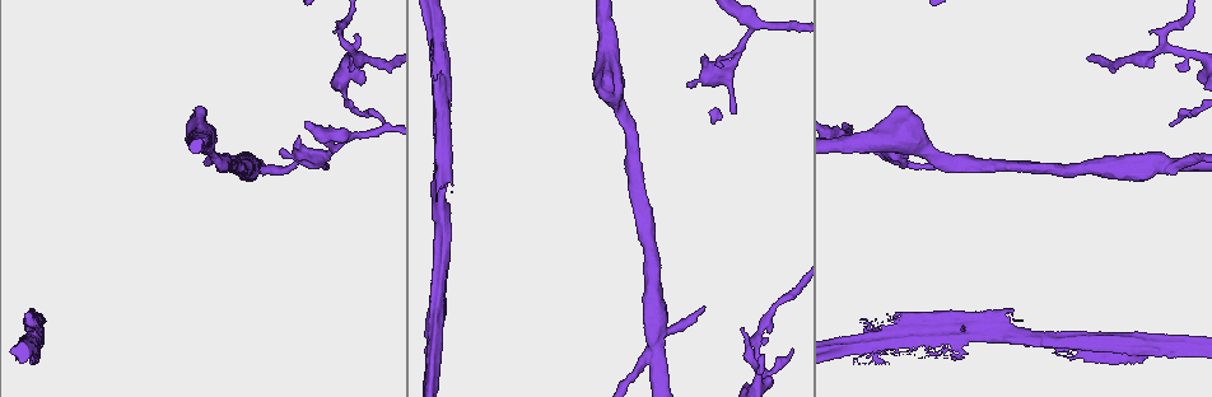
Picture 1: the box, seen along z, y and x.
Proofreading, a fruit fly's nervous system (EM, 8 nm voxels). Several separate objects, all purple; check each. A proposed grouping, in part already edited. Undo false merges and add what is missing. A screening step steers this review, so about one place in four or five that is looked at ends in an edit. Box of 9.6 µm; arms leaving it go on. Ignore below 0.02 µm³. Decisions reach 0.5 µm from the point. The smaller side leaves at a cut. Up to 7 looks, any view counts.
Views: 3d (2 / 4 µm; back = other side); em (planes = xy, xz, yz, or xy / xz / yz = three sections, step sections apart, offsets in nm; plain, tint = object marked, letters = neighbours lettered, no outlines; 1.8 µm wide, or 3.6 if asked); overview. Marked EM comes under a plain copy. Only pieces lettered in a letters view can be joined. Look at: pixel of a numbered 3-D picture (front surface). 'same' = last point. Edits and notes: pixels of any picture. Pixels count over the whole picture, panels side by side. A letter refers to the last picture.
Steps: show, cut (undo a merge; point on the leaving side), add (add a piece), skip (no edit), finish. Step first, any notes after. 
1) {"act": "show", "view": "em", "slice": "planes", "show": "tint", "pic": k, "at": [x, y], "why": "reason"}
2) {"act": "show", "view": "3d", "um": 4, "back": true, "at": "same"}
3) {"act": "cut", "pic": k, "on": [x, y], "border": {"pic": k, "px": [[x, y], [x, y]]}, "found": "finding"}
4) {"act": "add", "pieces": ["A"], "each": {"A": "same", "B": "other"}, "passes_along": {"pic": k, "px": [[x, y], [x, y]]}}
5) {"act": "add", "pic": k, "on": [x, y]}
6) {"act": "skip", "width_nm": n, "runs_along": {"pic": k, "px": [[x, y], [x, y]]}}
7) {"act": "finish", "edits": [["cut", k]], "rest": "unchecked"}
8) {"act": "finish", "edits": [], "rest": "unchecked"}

{"act": "show", "view": "3d", "um": 4, "back": true, "pic": 1, "at": [758, 340], "why": "abrupt turn"}

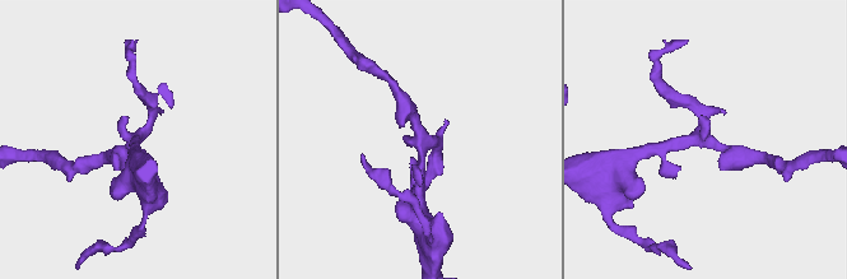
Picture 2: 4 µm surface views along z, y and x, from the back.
{"act": "show", "view": "em", "slice": "xz", "step": 8, "show": "tint", "pic": 2, "at": [703, 138], "arms": 3, "arm_widths_nm": [190, 200, 240], "why": "shape alone is not enough"}

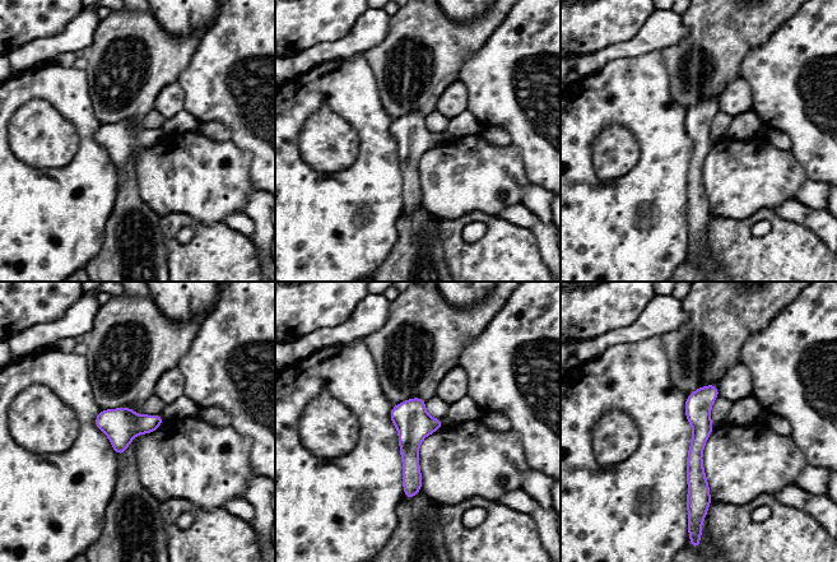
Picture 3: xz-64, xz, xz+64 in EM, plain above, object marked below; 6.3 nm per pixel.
{"act": "show", "view": "em", "slice": "planes", "show": "letters", "at": "same"}

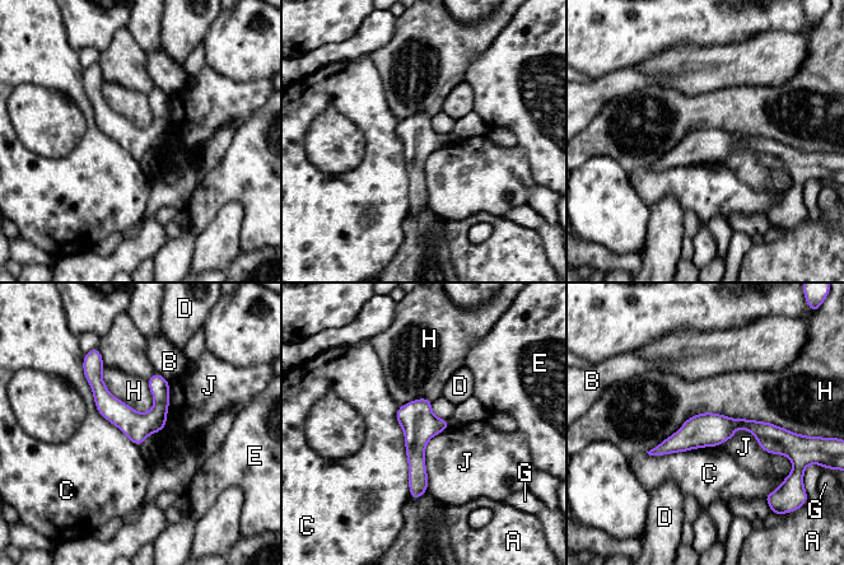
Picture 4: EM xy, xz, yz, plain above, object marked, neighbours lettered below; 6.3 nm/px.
{"act": "skip", "width_nm": 180, "each": {"A": "other", "B": "other", "C": "other", "D": "other", "E": "other", "G": "other", "H": "other", "J": "other"}, "border": {"pic": 4, "px": [[797, 433], [699, 412], [647, 452]]}, "found": "continuous, no second neuron"}

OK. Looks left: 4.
{"act": "show", "view": "em", "um": 3.6, "slice": "xz", "step": 4, "show": "tint", "pic": 1, "at": [1160, 161], "why": "arms run side by side"}

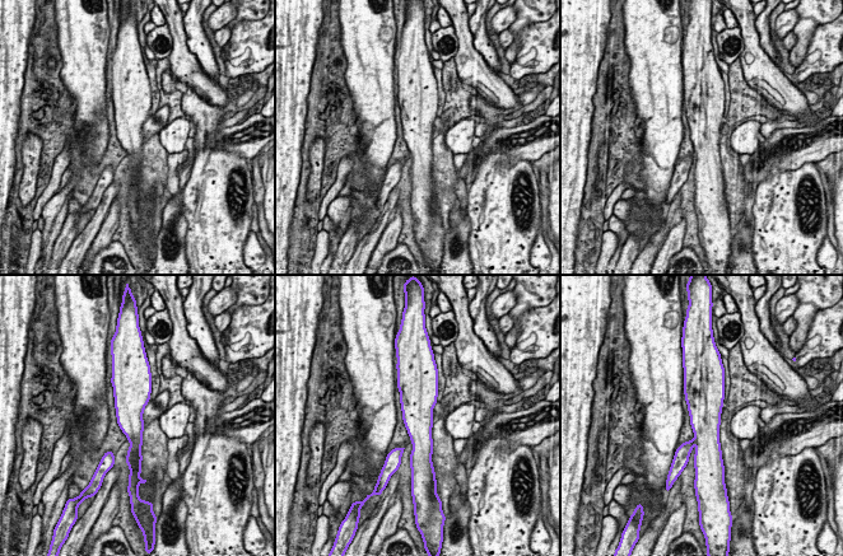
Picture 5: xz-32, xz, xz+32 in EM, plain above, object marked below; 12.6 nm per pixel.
{"act": "show", "view": "em", "um": 3.6, "slice": "planes", "show": "letters", "at": "same", "why": "another direction"}

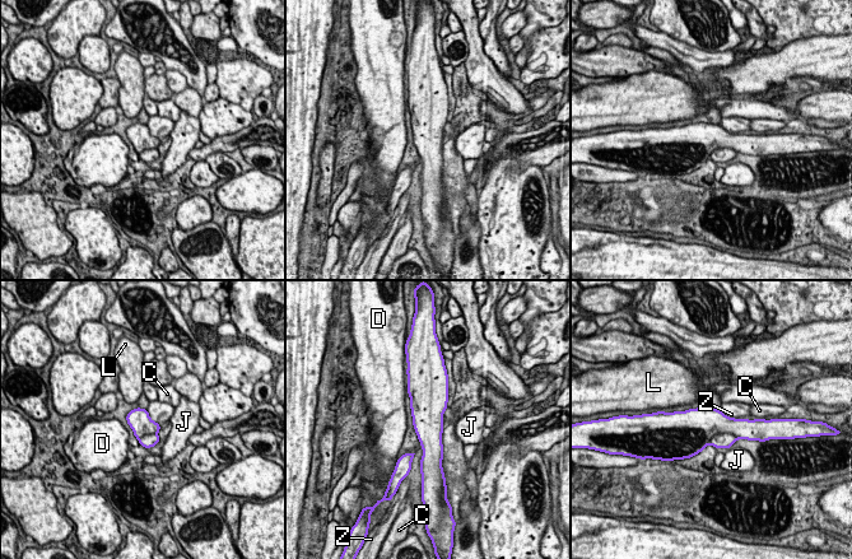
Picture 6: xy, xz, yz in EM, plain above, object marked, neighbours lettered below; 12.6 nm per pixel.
{"act": "cut", "pic": 6, "on": [722, 439], "width_nm": 300, "each": {"C": "other", "D": "other", "J": "other", "L": "other", "Z": "other"}, "border": {"pic": 6, "px": [[738, 438], [717, 433], [710, 442]]}, "found": "two neurons meet here"}

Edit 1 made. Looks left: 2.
{"act": "finish", "edits": [["cut", 6]], "rest": "unchecked"}

